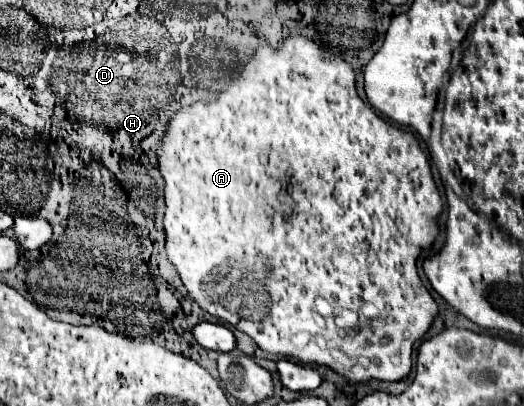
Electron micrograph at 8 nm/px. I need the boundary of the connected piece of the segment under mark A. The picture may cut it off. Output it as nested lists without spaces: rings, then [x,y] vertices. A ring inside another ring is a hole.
[[[289,35],[279,47],[271,47],[268,43],[259,45],[245,63],[243,63],[243,55],[241,56],[241,65],[236,75],[234,70],[233,78],[225,76],[223,83],[217,85],[215,99],[185,105],[169,119],[167,131],[155,155],[157,155],[161,177],[165,181],[163,229],[165,229],[167,257],[173,263],[191,299],[205,313],[217,317],[221,323],[231,325],[237,331],[247,333],[257,343],[257,347],[263,349],[265,353],[283,355],[301,365],[329,367],[349,383],[369,383],[369,381],[391,383],[391,381],[403,381],[409,375],[413,343],[429,331],[439,311],[435,299],[419,279],[417,259],[423,251],[427,251],[435,243],[439,235],[439,217],[443,213],[443,201],[433,181],[429,159],[419,147],[417,137],[411,131],[389,125],[359,99],[355,89],[355,73],[343,57],[321,51],[317,43],[305,35]],[[285,175],[289,175],[291,179],[291,185],[287,189],[279,187],[279,183],[275,181],[275,177],[285,177]],[[283,193],[297,205],[291,221],[285,221],[283,215],[275,211],[275,205],[279,203],[279,197]],[[365,305],[371,305],[375,313],[381,313],[381,317],[359,315],[357,327],[339,329],[335,319],[343,309],[365,307]]]

